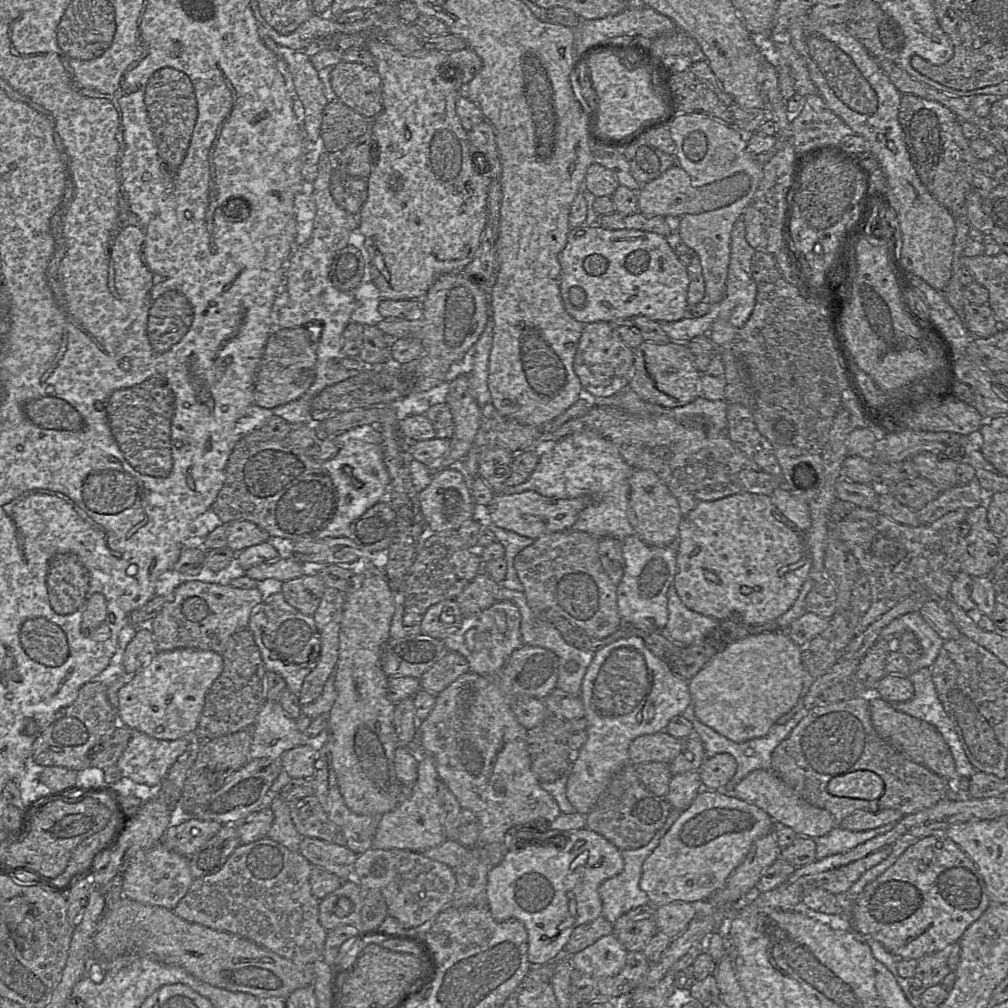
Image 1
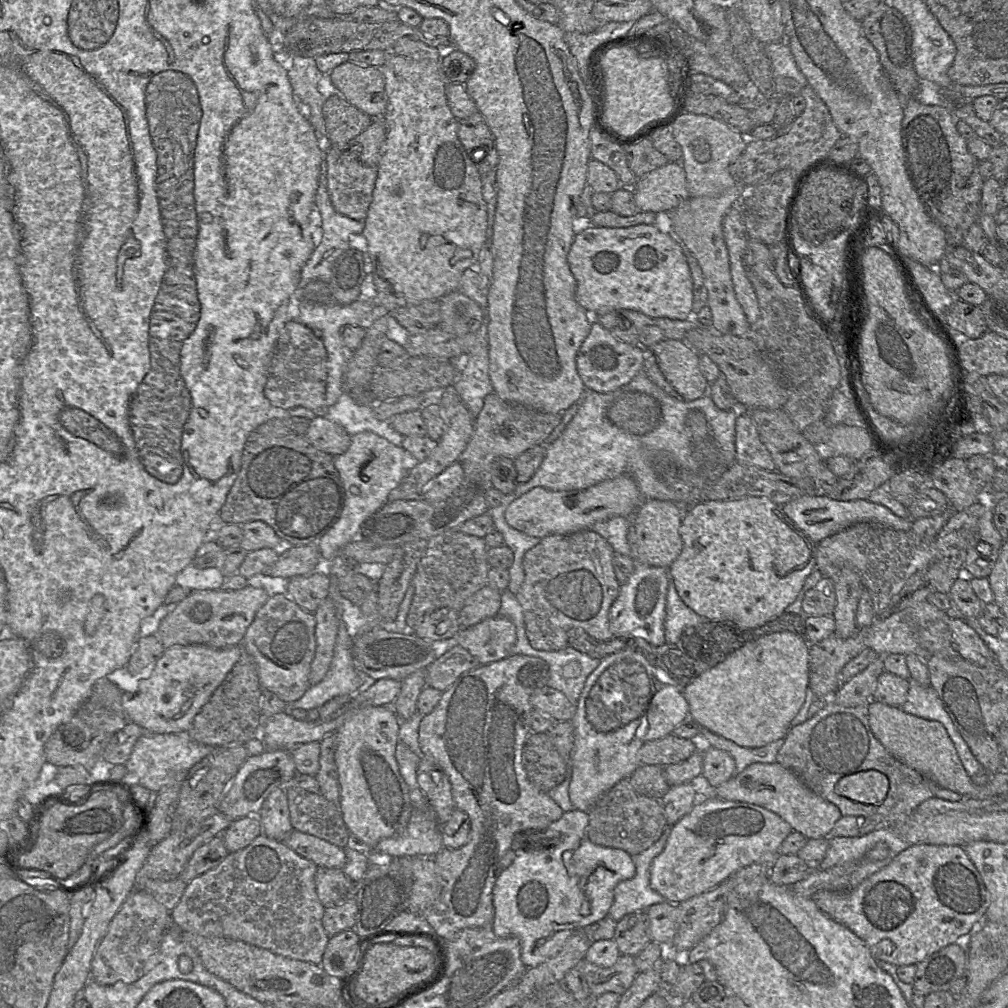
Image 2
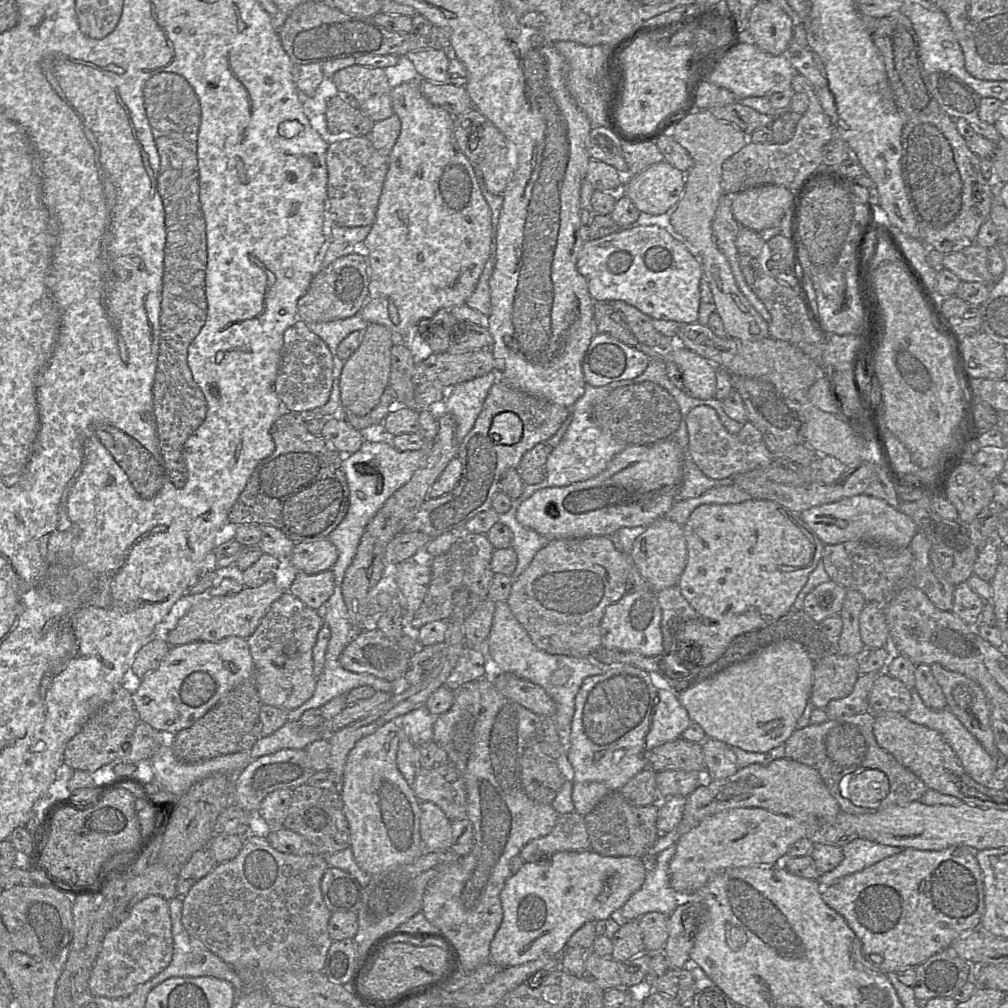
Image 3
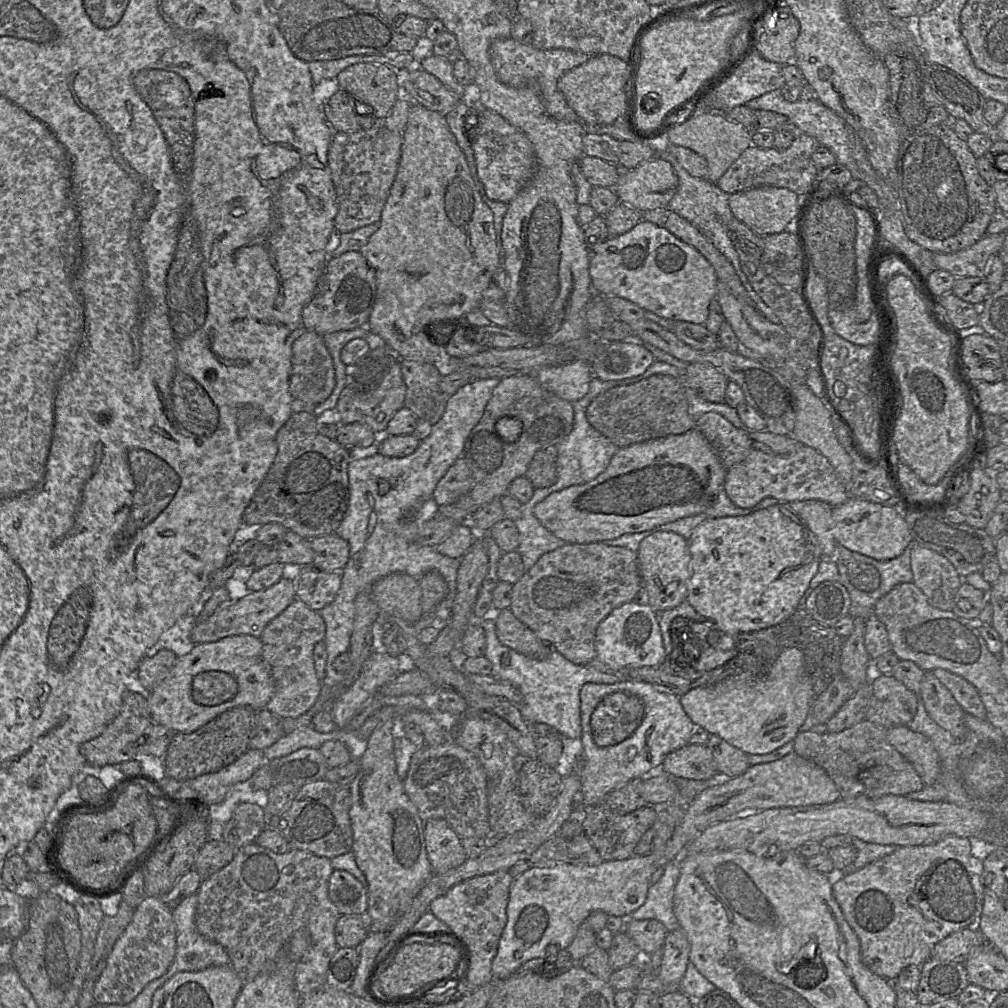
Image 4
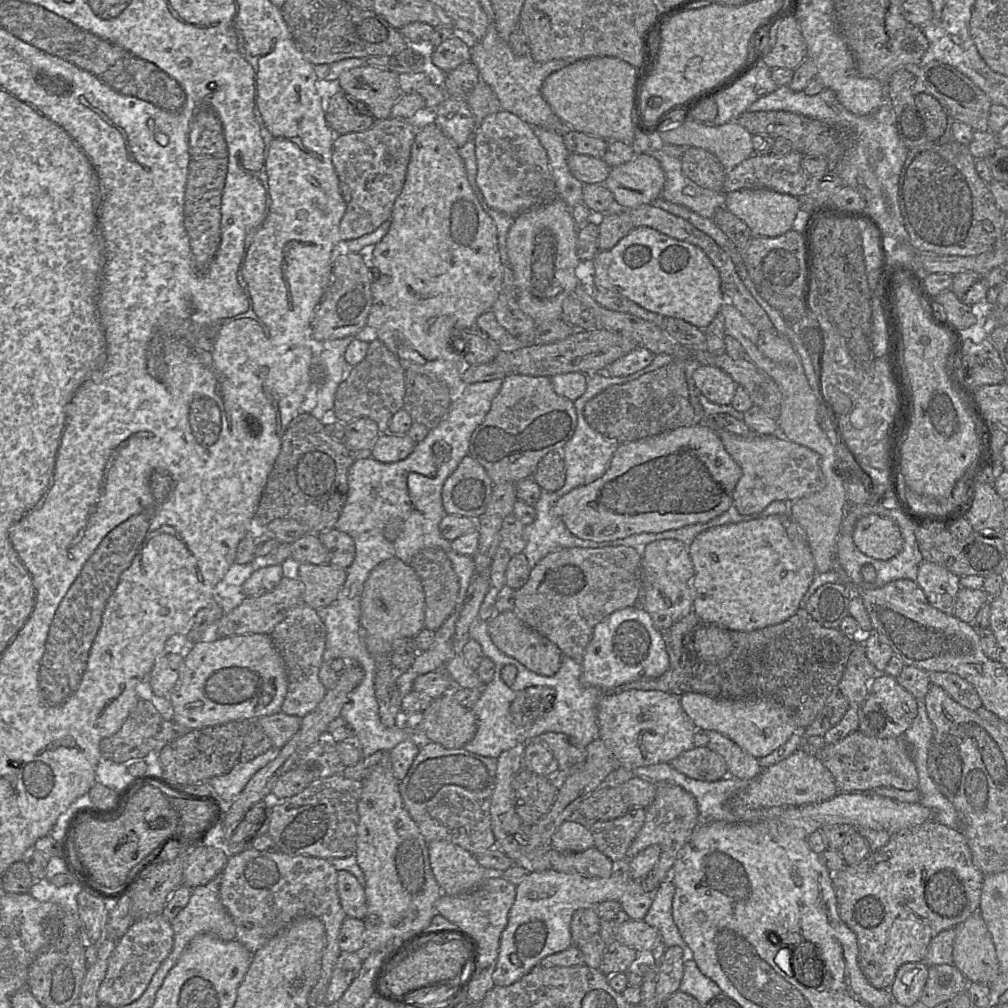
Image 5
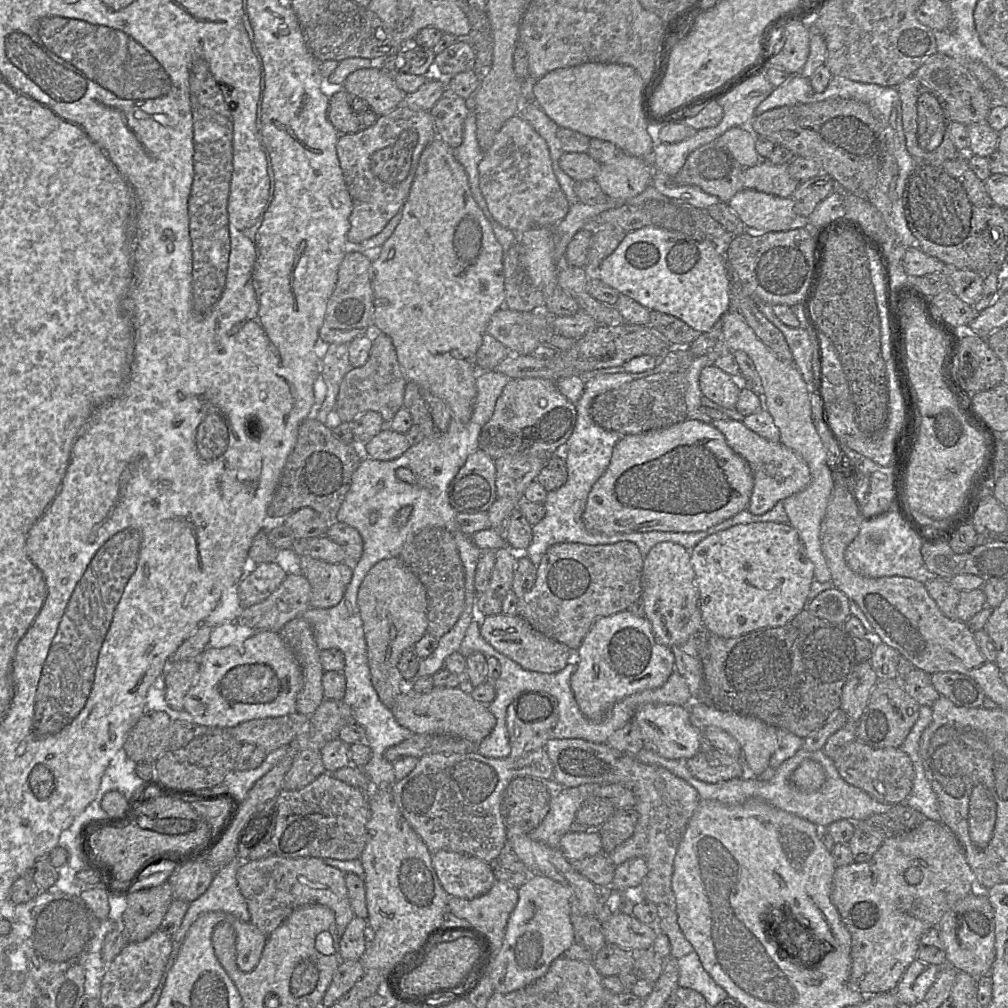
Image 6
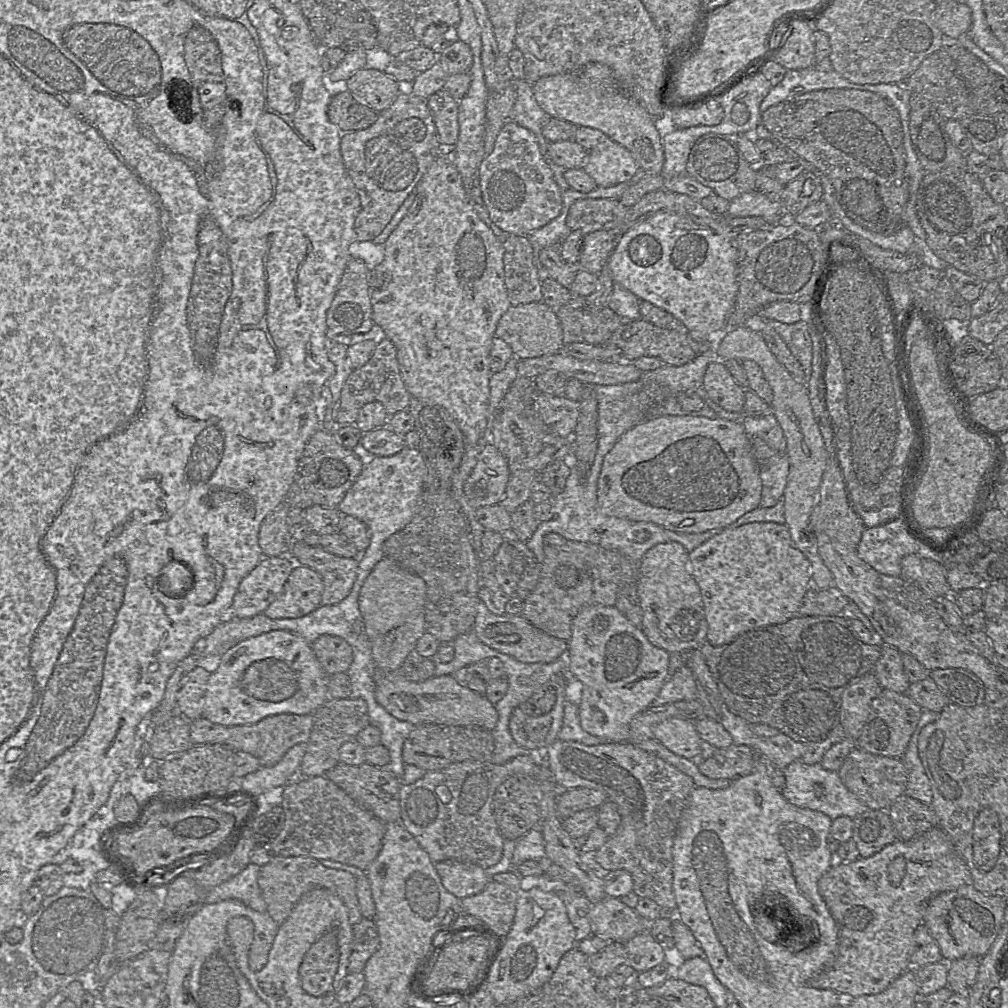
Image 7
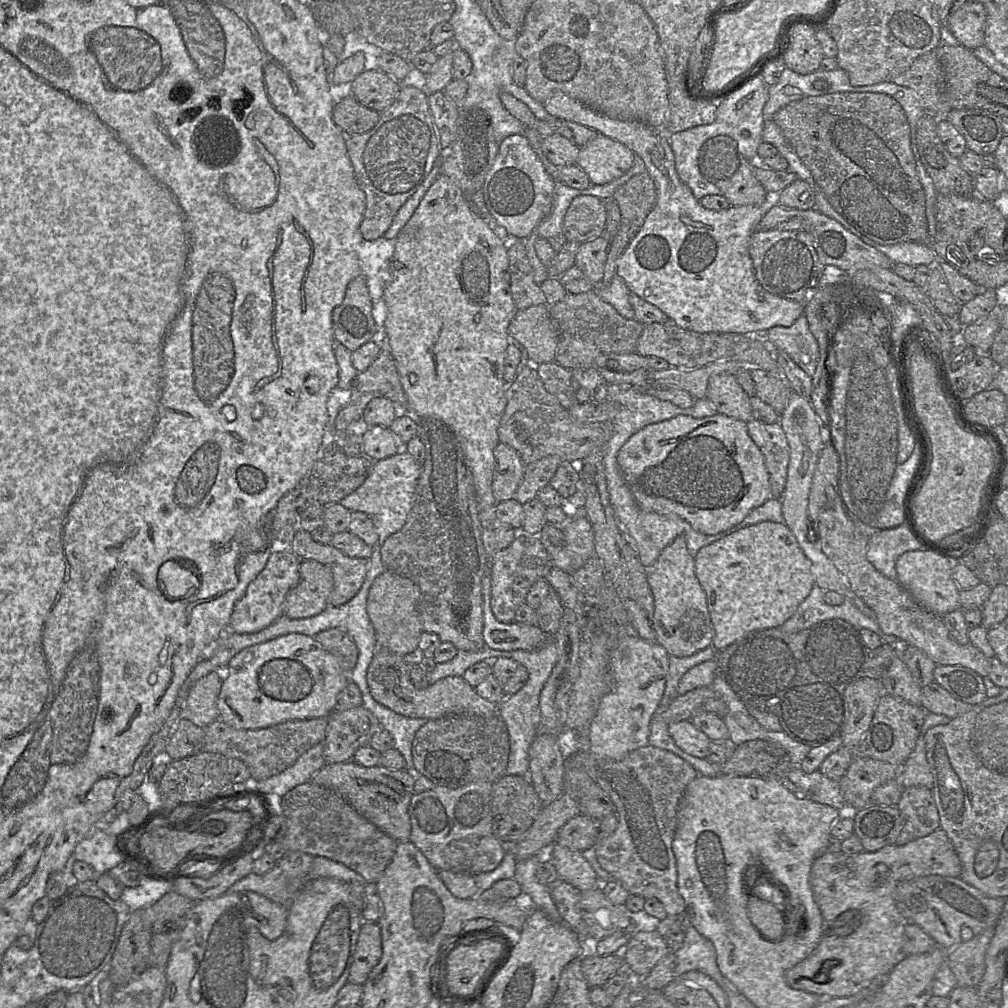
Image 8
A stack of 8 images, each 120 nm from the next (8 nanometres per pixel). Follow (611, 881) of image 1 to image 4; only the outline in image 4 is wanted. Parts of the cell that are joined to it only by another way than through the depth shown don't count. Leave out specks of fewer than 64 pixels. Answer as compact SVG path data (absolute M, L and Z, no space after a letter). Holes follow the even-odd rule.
M679 861L668 862L659 881L649 886L645 902L628 919L656 919L669 932L678 929L680 925L673 911L673 898L679 875Z

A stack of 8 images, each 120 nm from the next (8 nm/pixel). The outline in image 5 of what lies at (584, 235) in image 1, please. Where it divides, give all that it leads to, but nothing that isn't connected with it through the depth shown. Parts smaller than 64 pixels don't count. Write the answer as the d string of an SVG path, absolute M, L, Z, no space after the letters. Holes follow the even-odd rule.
M649 227L634 228L612 249L599 251L593 262L595 287L616 292L646 310L662 317L684 320L703 331L727 301L721 291L719 272L701 248L673 239Z

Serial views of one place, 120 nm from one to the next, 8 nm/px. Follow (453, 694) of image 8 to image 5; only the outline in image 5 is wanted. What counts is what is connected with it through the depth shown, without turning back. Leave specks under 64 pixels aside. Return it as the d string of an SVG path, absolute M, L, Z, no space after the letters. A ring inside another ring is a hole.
M446 693L439 698L433 699L429 707L422 713L421 720L415 729L406 729L411 731L411 738L419 746L428 741L439 743L446 748L463 748L475 735L477 731L477 722L473 711L460 705L451 695Z

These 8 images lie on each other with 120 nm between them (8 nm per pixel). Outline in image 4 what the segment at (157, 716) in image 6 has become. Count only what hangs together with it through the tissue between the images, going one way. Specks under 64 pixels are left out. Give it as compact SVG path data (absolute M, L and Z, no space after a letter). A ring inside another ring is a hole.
M125 691L119 715L106 727L102 734L81 744L79 751L87 764L97 767L119 765L123 762L136 760L138 744L143 742L145 730L152 724L154 723L148 700L139 693Z

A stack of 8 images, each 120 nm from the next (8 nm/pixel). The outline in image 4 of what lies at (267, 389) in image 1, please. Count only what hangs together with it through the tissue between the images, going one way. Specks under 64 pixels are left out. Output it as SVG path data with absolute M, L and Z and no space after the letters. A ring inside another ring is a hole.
M303 330L292 344L289 391L293 399L316 406L330 396L335 383L333 361L322 337L315 332Z

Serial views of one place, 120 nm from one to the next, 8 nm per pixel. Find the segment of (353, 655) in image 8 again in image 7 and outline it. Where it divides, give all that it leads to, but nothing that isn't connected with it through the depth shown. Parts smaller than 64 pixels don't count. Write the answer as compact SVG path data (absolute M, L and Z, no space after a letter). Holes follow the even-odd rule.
M323 635L311 645L319 663L328 675L347 673L353 661L353 651L344 639Z

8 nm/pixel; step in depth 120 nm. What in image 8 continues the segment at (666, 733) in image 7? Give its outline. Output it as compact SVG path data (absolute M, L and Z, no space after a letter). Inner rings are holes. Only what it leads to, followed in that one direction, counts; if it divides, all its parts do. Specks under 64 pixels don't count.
M690 720L669 723L668 731L675 744L685 753L707 758L711 740Z

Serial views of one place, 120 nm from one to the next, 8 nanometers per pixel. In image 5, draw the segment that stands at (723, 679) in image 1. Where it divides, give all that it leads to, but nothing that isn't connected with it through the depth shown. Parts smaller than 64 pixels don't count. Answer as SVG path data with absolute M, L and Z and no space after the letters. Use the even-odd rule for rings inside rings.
M685 693L679 699L696 728L725 735L756 759L780 748L799 730L792 712L767 698L725 700L699 693Z

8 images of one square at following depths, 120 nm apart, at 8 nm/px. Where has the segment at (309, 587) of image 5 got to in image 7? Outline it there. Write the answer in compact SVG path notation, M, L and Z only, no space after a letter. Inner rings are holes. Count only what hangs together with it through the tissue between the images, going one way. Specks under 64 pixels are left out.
M293 541L288 556L295 564L309 567L321 576L324 584L322 606L338 604L351 592L357 577L358 559L339 557L326 552L320 546L311 547L306 545L303 541Z

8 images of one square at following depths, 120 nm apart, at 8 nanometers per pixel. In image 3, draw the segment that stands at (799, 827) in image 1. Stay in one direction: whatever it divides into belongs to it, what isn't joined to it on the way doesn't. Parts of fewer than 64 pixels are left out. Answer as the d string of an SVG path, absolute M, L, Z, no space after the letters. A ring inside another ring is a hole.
M782 758L768 765L752 764L739 769L729 778L714 780L708 785L699 785L686 797L682 820L675 833L679 838L705 818L735 808L763 808L798 820L817 819L821 832L827 825L833 825L841 812L839 803L830 794L817 770L797 761Z

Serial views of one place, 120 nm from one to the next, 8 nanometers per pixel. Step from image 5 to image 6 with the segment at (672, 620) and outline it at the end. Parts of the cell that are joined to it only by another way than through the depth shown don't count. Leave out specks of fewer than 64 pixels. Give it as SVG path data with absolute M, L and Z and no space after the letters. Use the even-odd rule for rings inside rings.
M661 542L649 551L643 562L642 600L644 616L650 622L658 644L669 648L681 645L704 627L688 549L673 542Z

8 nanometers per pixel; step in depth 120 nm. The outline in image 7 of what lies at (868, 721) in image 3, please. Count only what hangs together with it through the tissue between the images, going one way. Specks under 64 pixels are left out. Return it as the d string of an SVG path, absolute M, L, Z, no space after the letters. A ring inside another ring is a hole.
M855 747L846 757L838 772L842 783L862 803L872 810L888 810L888 808L905 794L908 774L901 758L874 755L859 747Z

